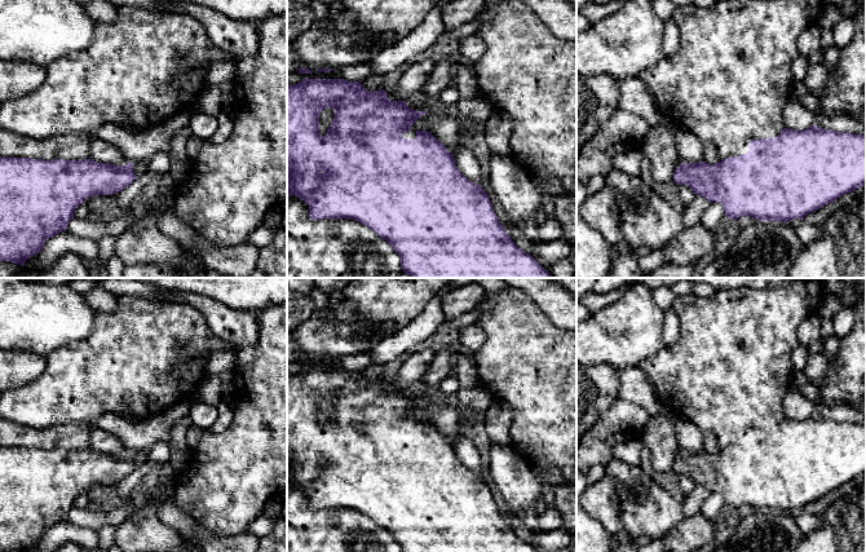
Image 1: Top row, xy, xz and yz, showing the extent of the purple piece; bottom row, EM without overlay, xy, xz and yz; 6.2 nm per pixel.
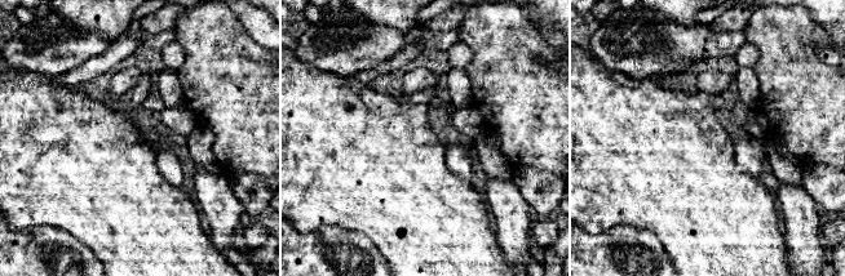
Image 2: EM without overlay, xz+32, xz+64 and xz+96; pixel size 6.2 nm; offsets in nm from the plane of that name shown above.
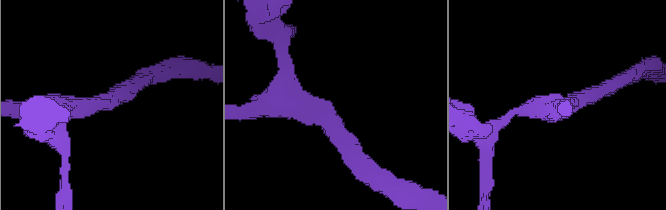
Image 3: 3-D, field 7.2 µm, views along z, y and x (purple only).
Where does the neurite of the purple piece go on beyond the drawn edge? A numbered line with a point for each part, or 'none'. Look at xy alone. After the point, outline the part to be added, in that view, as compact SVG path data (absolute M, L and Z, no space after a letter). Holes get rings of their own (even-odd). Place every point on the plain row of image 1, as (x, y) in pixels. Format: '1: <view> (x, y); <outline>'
1: xy (140, 458); M147 451L133 452L133 460L137 467L141 467L142 464L145 464L149 460Z

